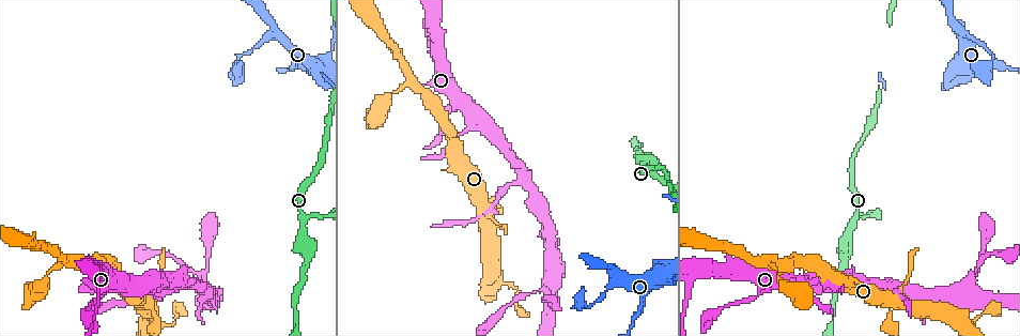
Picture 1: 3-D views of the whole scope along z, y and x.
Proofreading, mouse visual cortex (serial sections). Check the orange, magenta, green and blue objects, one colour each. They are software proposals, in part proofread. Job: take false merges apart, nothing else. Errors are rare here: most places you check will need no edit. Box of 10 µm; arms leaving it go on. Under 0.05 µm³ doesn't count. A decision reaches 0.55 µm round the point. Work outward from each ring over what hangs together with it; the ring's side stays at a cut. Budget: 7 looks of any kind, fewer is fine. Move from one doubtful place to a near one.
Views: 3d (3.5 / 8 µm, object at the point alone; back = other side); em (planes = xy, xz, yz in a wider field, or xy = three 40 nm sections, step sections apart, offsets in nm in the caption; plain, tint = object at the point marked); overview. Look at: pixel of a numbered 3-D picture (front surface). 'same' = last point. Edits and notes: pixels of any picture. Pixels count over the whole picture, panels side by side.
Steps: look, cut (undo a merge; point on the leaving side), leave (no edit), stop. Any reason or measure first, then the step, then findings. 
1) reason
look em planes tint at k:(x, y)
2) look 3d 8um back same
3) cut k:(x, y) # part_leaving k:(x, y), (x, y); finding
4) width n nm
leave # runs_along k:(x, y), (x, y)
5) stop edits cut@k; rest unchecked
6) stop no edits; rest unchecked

side arm on a straight run
look 3d 3.5um back at 1:(525, 178)

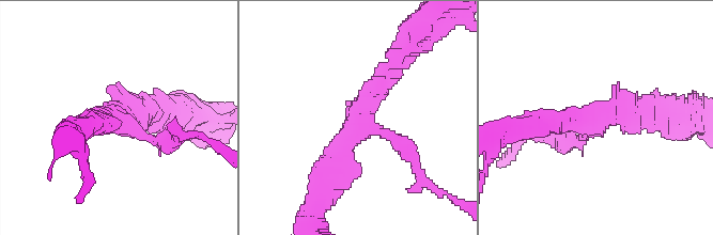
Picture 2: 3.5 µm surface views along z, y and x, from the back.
arms 3; arm_widths 200, 300, 350 nm
look em xy step 1 tint at 2:(594, 118)

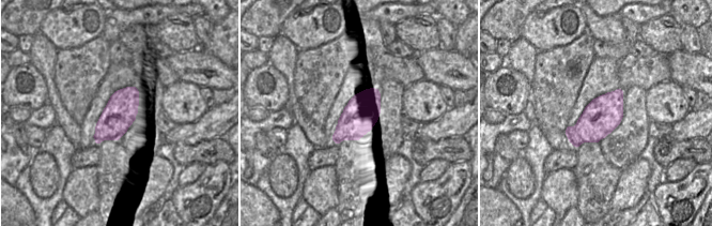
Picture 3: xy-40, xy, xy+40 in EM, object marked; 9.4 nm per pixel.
leave # runs_along 2:(399, 66), (362, 104), (326, 181); all the same cell

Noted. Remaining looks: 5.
side arm on a straight run
look 3d 3.5um at 1:(209, 260)

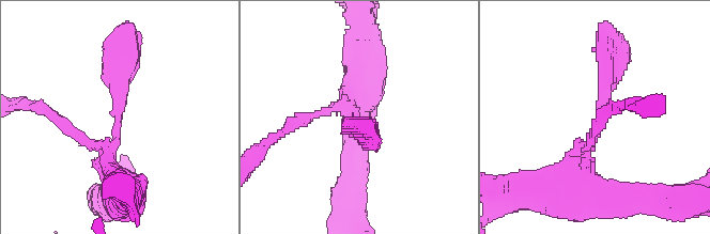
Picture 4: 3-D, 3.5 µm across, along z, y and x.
arms 3; arm_widths 150, 300, 300 nm
look em xy step 2 plain at 4:(121, 123)

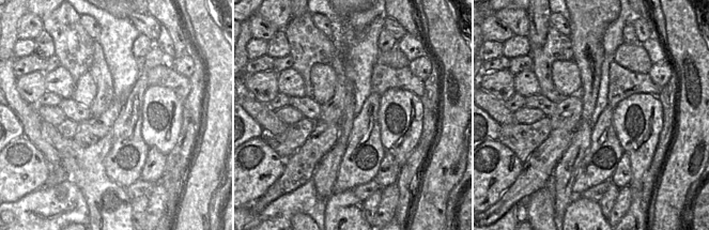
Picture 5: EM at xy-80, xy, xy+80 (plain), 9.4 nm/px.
look em xy step 2 tint same

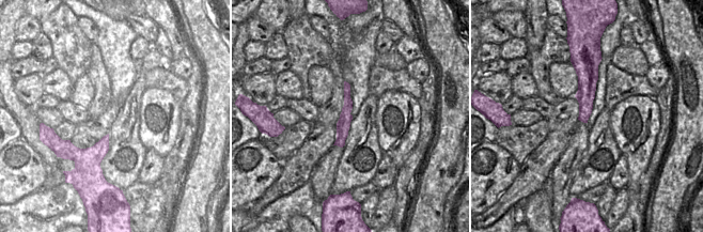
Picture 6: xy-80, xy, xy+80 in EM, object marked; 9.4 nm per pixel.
leave # continuous, no second cell

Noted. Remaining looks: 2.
abrupt turn
look 3d 3.5um back at 1:(585, 308)

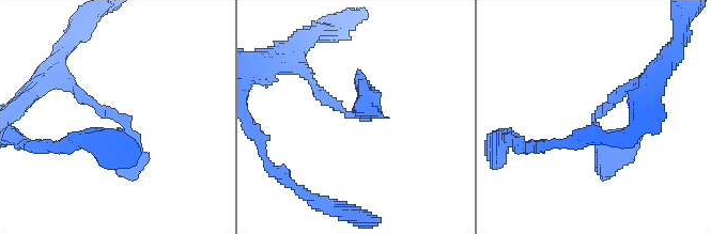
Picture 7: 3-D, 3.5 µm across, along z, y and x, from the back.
look em planes tint at 7:(359, 119)

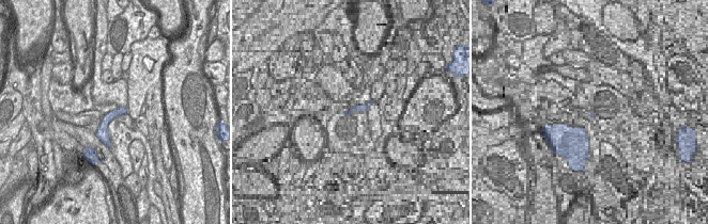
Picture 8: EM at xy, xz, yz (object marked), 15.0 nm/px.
leave # runs_along 7:(70, 83), (125, 123), (136, 172); all the same cell

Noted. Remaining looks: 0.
stop no edits; rest unchecked

